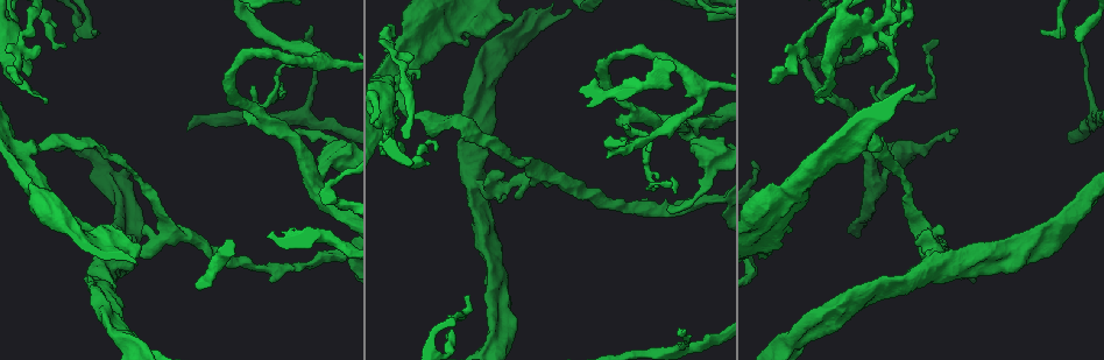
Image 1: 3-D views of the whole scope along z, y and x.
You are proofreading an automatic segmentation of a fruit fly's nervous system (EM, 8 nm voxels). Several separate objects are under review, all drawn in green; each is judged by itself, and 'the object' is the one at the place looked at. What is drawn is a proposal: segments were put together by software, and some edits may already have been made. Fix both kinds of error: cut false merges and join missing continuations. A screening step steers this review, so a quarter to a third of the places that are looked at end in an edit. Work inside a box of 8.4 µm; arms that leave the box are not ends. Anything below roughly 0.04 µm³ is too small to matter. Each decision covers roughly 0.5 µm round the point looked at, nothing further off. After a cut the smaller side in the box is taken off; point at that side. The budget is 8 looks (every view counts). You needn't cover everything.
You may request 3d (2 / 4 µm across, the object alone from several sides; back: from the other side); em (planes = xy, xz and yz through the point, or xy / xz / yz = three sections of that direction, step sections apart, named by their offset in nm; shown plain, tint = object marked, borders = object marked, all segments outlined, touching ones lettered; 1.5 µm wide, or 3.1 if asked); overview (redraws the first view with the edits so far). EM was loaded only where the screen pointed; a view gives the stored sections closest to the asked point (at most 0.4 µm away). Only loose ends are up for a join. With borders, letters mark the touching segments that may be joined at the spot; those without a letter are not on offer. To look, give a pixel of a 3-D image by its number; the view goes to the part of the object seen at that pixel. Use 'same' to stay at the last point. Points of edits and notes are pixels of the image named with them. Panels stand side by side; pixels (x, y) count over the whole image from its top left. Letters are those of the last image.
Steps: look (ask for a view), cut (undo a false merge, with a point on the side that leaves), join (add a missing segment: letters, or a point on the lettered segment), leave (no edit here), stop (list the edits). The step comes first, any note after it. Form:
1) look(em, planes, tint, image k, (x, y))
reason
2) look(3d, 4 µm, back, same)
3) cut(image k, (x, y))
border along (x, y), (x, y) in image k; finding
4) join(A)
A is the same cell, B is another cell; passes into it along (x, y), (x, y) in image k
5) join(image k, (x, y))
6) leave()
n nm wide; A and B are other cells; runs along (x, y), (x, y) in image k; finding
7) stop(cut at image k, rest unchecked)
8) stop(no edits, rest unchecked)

look(em, planes, borders, image 1, (951, 128))
tapers out

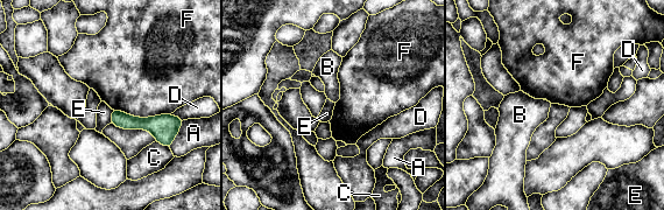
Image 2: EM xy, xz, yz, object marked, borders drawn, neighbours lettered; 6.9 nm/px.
leave()
A, B, C, D, E and F are other cells; border along (113, 109), (138, 117), (170, 114) in image 2; none of them fits

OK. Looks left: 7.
look(em, planes, borders, image 1, (676, 194))

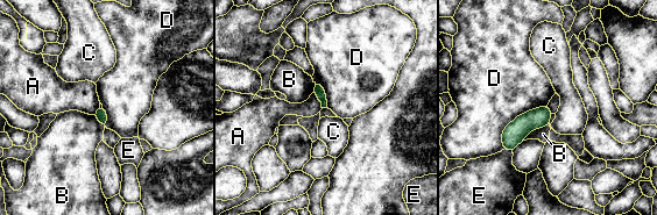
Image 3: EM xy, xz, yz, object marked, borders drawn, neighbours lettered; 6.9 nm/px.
leave()
A, B, C, D and E are other cells; border along (546, 105), (517, 115), (502, 149) in image 3; no lettered segment goes on from it

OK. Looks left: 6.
look(em, xy, step 8, tint, image 1, (625, 130))
branch stops here

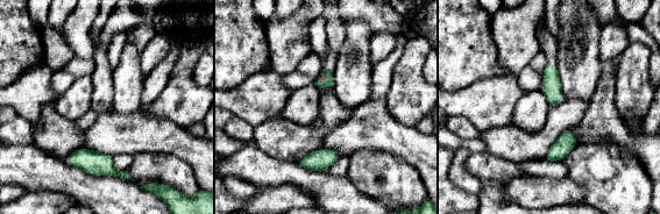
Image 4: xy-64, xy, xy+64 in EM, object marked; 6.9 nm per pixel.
look(em, planes, borders, same)

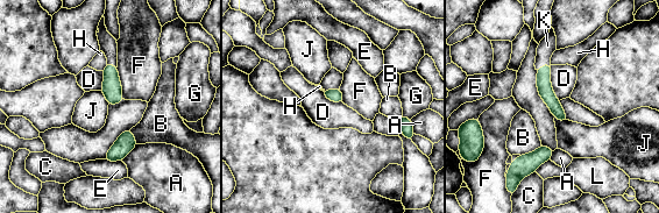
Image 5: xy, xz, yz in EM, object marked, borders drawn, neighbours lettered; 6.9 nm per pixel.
join(K)
100 nm wide; K is the same cell, A, B, C, D, E, F, G, H, J and L are other cells; passes into it along (545, 90), (543, 65), (547, 45) in image 5; it goes on there

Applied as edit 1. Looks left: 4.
stop(join at image 5, rest unchecked)

